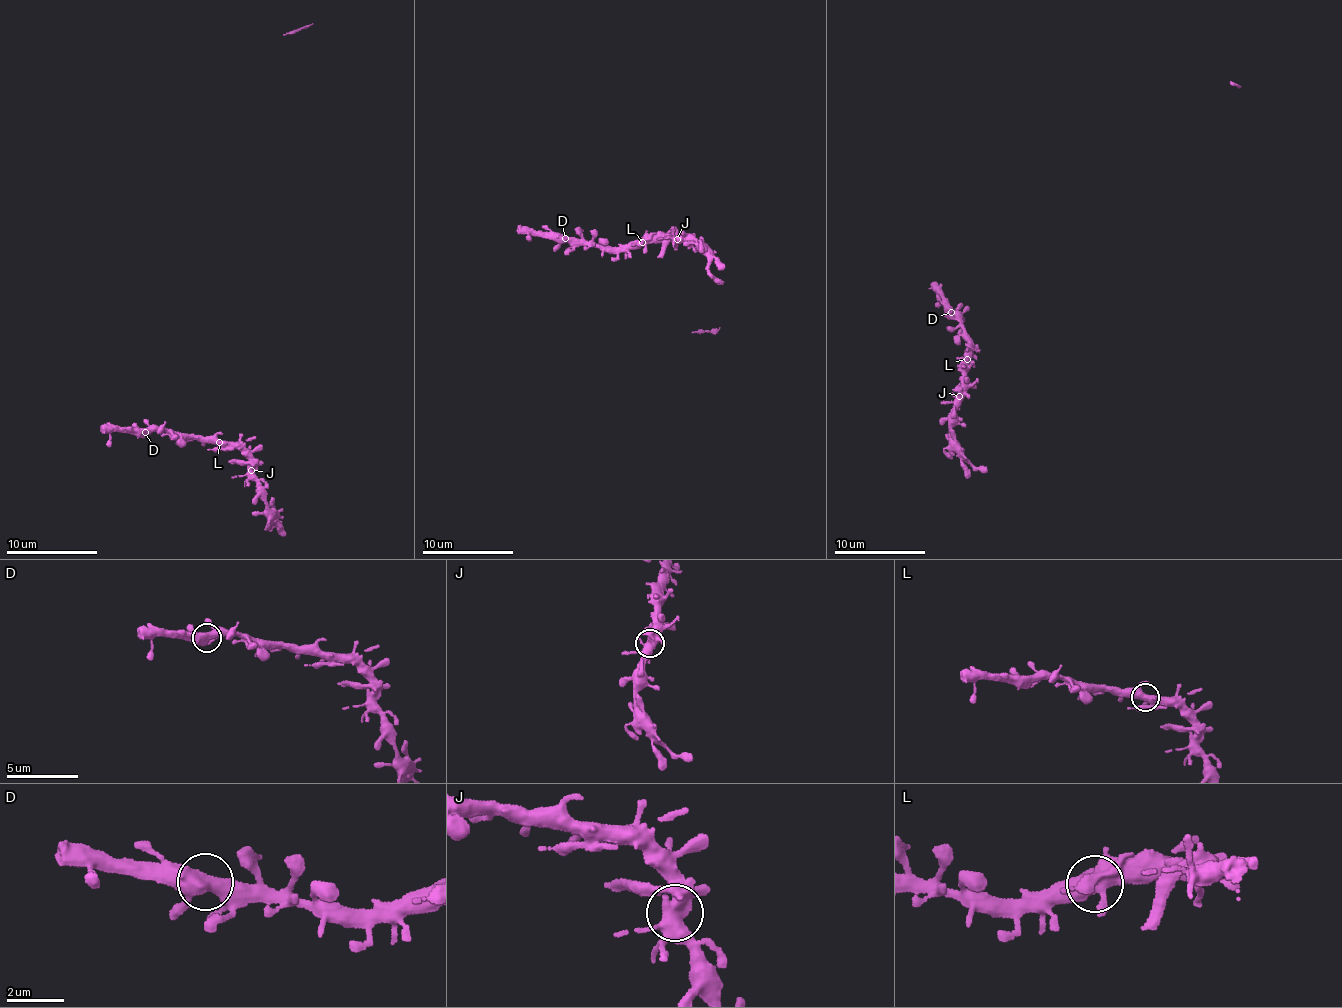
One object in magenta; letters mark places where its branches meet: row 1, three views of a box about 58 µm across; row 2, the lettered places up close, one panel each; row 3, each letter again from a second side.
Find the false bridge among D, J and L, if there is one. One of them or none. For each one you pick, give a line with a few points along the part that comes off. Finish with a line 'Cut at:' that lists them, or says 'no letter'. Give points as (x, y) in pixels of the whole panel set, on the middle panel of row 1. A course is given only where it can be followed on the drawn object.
Cut at: no letter

